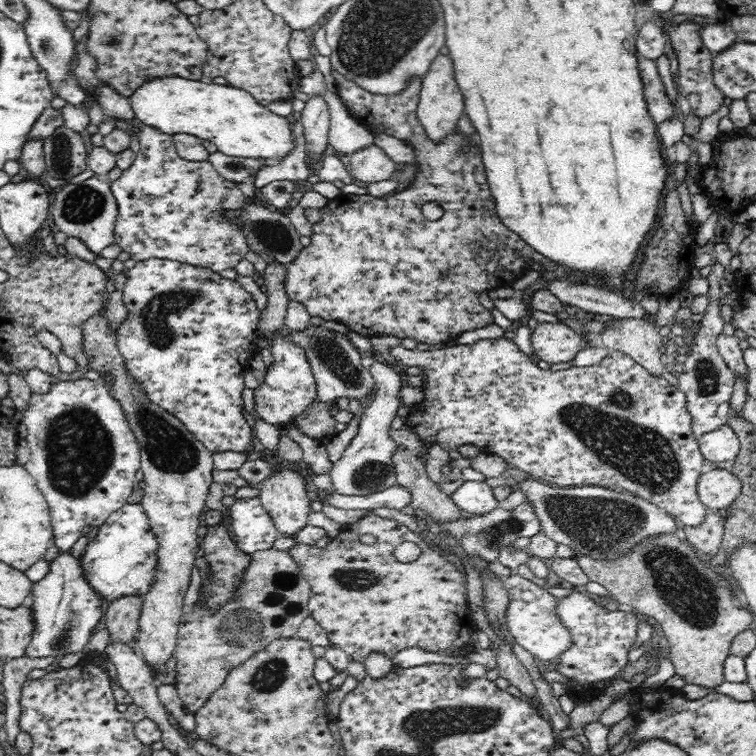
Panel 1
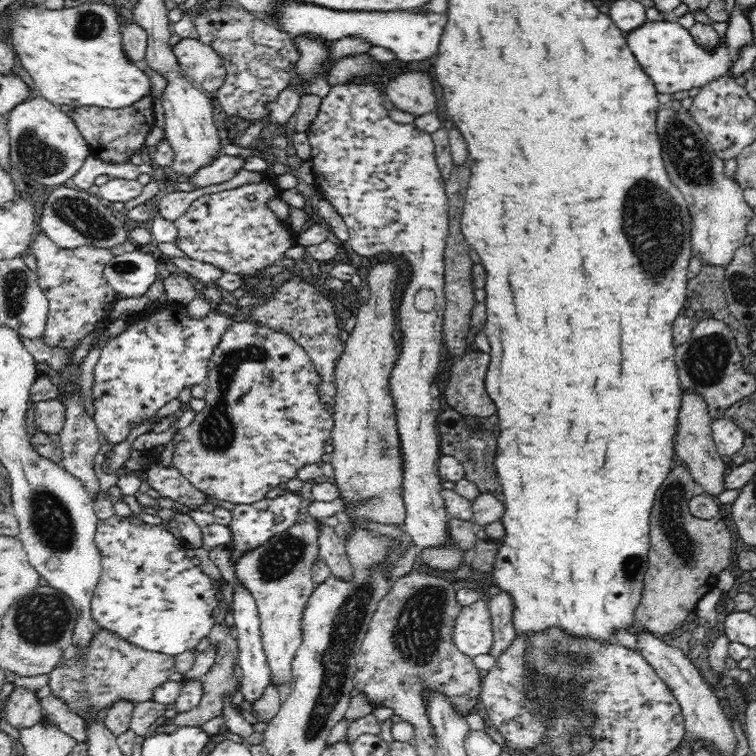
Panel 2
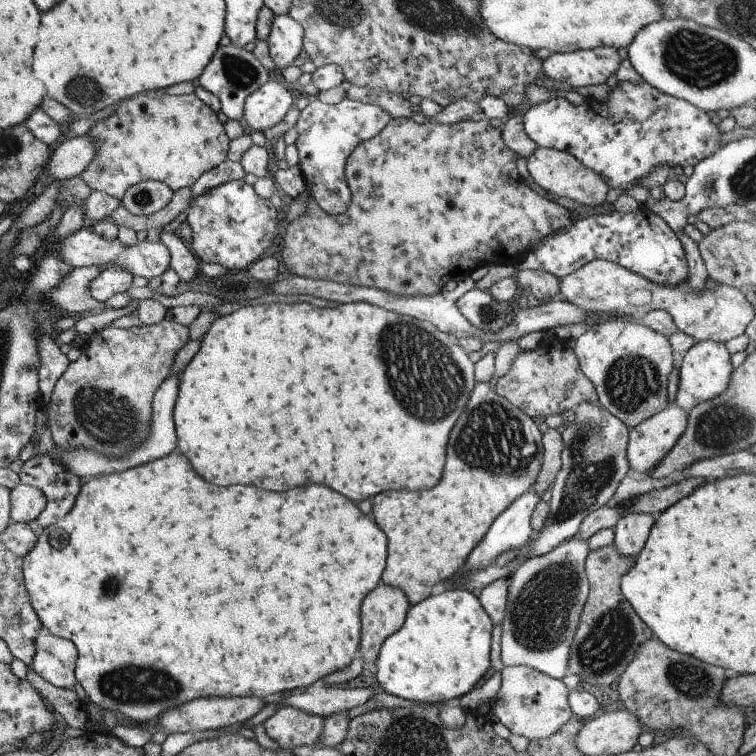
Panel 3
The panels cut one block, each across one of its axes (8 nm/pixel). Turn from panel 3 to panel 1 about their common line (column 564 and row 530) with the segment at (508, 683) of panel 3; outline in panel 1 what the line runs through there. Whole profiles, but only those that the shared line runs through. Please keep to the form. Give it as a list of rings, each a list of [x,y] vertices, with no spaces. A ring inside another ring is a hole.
[[[708,509],[705,519],[696,527],[685,526],[686,541],[696,550],[715,557],[720,552],[724,536],[724,514]]]

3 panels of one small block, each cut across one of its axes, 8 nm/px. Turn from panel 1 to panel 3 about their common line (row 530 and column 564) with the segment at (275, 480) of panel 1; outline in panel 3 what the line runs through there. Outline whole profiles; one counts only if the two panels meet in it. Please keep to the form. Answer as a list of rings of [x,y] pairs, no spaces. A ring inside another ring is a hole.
[[[603,259],[586,262],[564,276],[558,282],[558,289],[558,298],[571,301],[584,308],[588,314],[591,311],[619,311],[639,321],[651,311],[665,311],[672,318],[676,329],[691,336],[695,342],[715,341],[724,344],[743,334],[747,324],[754,319],[751,300],[743,290],[731,285],[716,283],[707,276],[698,293],[689,286],[688,276],[676,285],[660,285]]]

